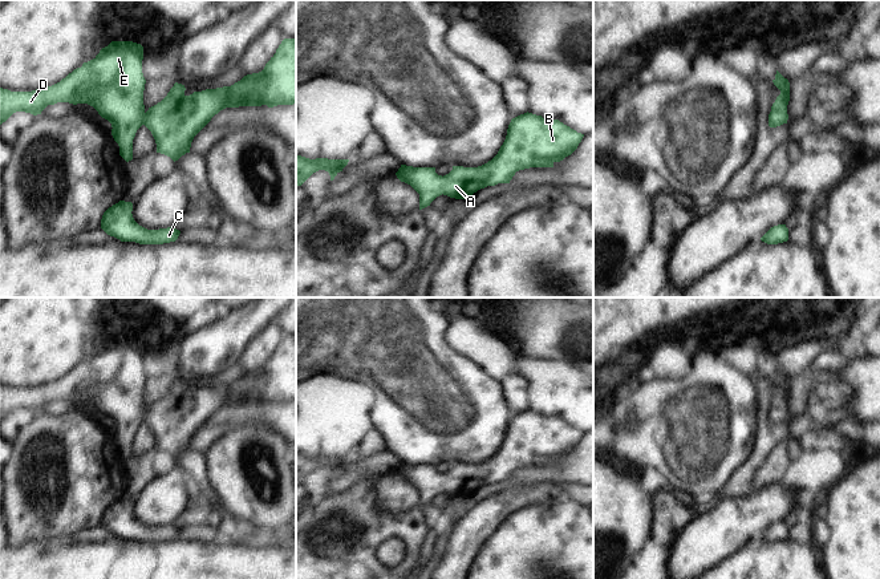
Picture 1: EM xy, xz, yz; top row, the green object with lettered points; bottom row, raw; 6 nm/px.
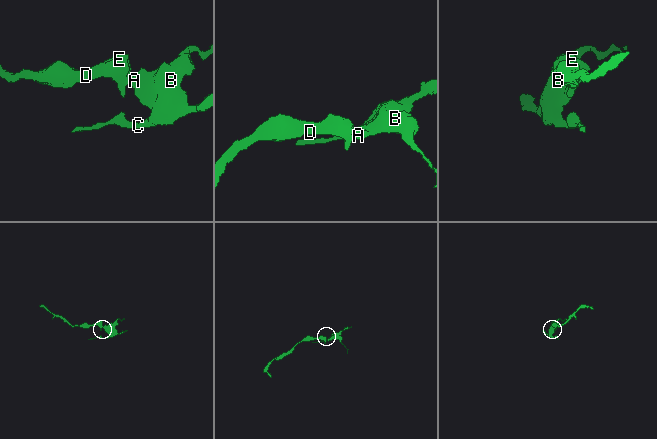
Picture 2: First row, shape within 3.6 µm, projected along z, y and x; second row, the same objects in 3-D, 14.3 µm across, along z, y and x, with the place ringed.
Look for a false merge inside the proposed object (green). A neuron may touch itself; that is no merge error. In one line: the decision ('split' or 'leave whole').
leave whole

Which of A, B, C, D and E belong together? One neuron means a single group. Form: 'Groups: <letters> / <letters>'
Groups: A B C D E

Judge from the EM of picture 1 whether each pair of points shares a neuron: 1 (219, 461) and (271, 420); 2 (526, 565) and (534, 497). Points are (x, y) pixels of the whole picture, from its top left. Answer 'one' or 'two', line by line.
1: two
2: two

